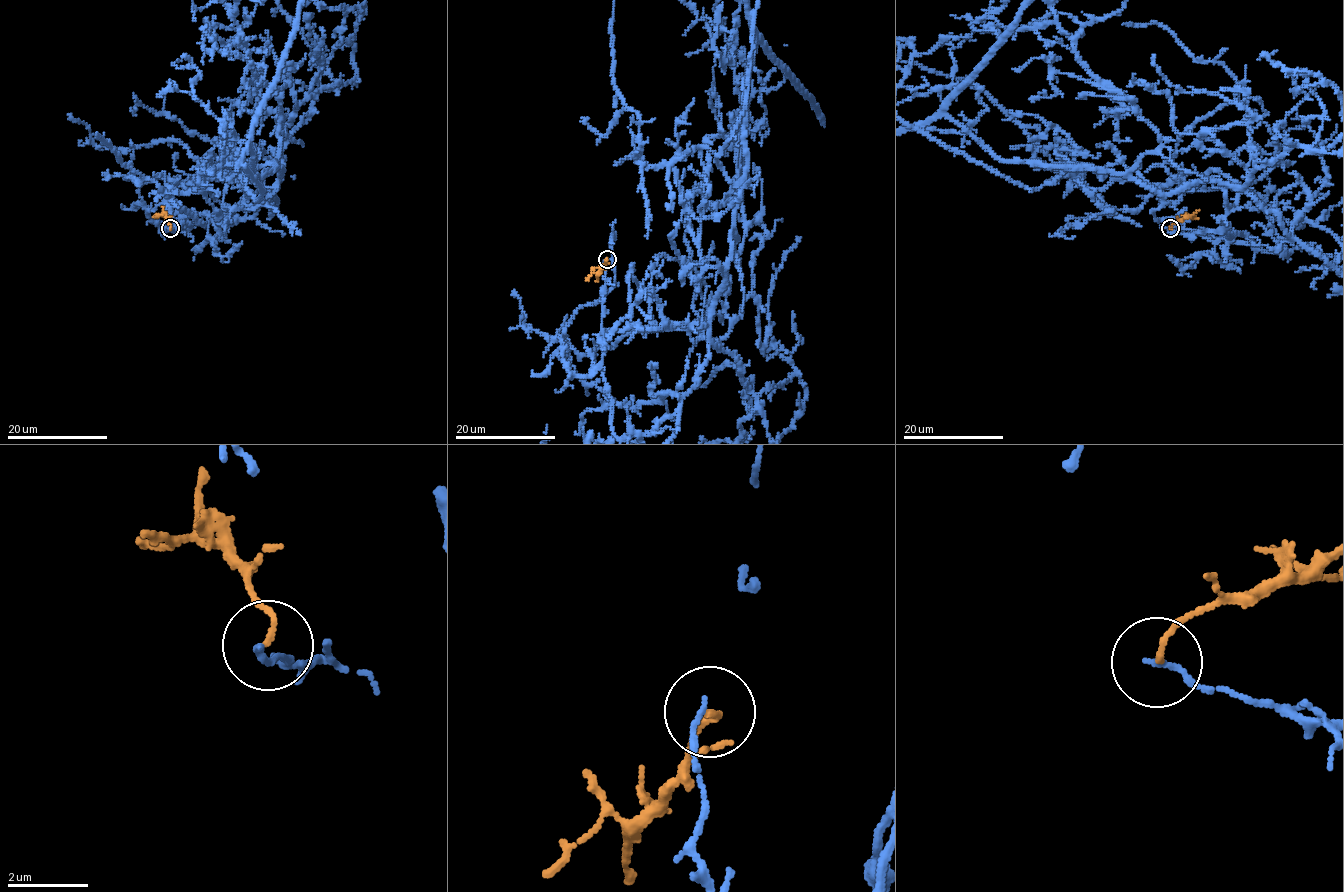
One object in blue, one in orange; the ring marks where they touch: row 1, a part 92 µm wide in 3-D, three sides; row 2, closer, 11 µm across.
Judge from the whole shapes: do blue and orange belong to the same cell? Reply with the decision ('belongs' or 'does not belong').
does not belong

